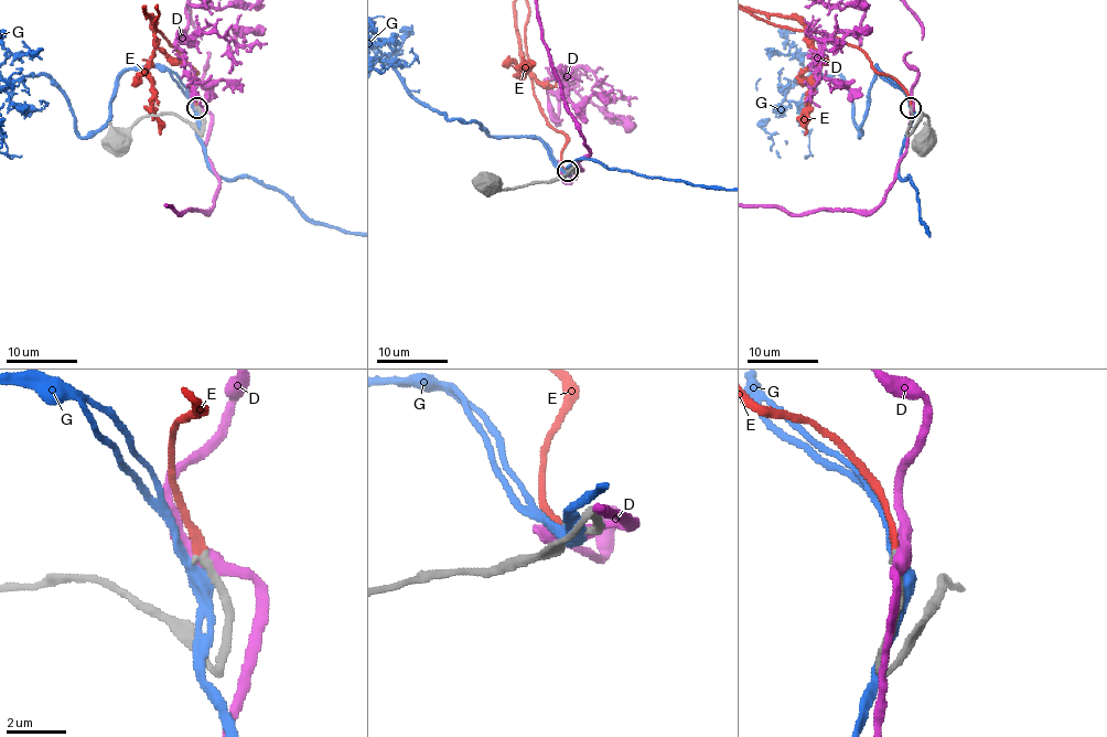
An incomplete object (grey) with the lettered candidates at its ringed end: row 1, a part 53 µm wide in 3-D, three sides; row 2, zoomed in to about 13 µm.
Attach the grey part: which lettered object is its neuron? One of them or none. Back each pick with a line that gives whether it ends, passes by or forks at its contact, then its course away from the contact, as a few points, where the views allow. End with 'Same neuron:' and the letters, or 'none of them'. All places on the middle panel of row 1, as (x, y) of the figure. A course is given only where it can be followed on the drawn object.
E: it ends
Same neuron: E

